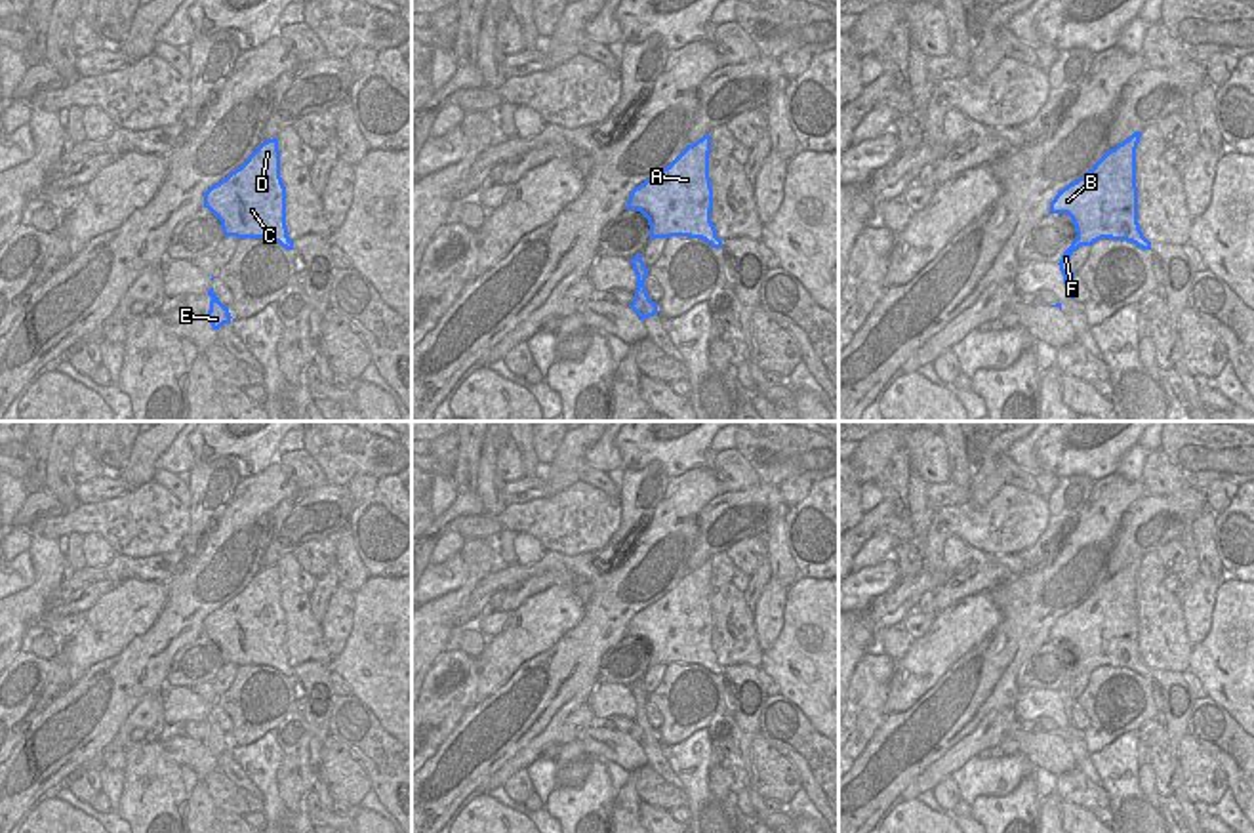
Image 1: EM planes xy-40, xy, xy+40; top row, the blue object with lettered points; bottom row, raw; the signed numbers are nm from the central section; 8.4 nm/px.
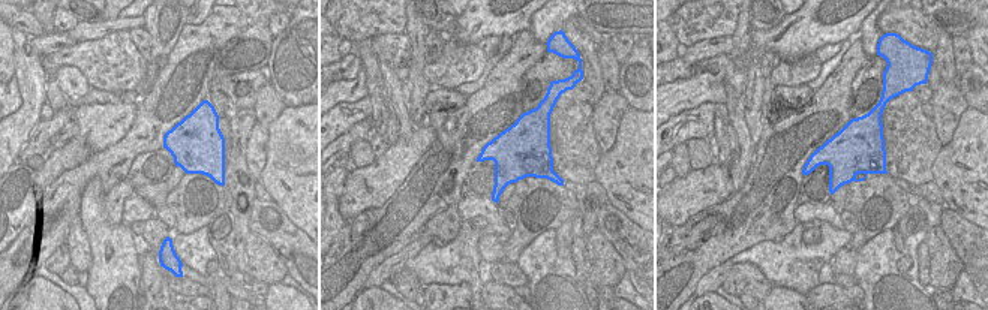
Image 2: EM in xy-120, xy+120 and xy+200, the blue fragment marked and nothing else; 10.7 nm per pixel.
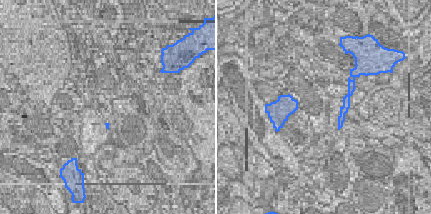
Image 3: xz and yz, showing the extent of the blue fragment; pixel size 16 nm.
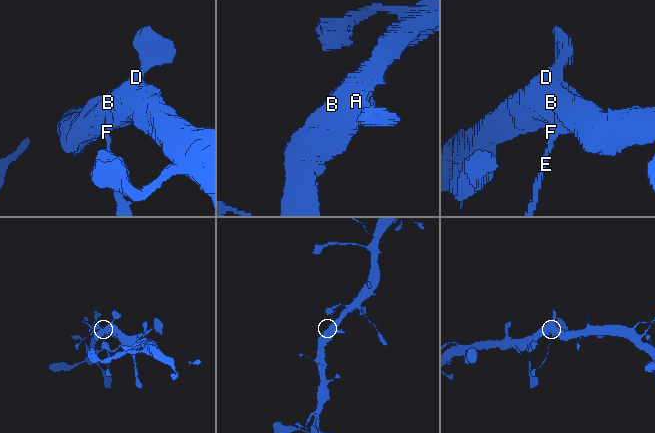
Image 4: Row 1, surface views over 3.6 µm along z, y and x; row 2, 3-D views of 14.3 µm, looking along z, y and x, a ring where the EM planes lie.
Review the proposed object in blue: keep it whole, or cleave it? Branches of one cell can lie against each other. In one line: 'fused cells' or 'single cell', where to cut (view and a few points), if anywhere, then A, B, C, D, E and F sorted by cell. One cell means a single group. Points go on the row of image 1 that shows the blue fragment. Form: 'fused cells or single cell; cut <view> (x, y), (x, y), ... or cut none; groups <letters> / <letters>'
single cell; cut none; groups A B C D E F

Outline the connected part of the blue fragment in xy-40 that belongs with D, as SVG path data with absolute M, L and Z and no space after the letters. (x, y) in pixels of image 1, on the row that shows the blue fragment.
M278 139L263 141L240 168L212 185L204 193L204 208L221 221L225 236L271 238L293 250L286 227Z

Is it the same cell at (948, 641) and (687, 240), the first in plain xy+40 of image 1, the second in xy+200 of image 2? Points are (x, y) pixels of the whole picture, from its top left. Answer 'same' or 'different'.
different

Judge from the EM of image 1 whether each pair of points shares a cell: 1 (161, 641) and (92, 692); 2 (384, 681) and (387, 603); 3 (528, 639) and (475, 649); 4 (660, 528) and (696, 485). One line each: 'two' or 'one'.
1: one
2: one
3: two
4: one

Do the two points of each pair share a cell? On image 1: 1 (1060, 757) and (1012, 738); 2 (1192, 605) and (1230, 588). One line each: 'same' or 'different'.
1: same
2: different

